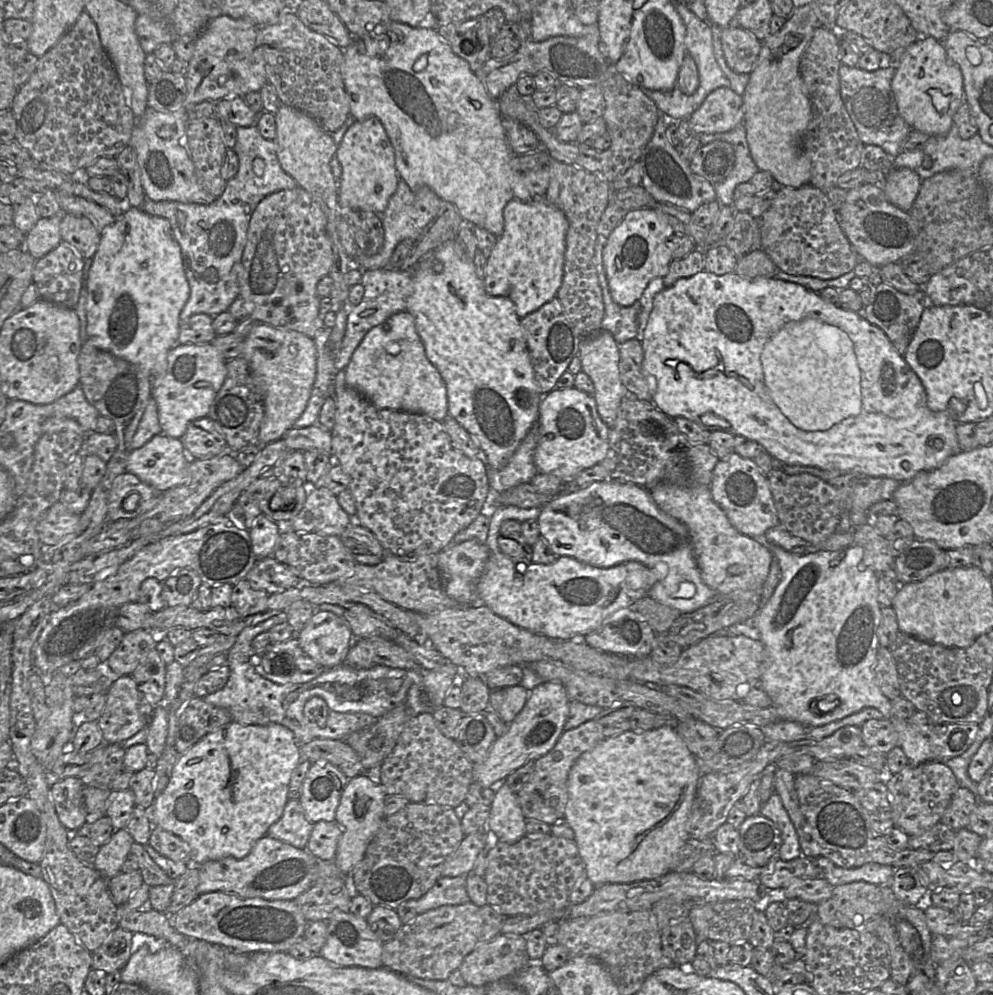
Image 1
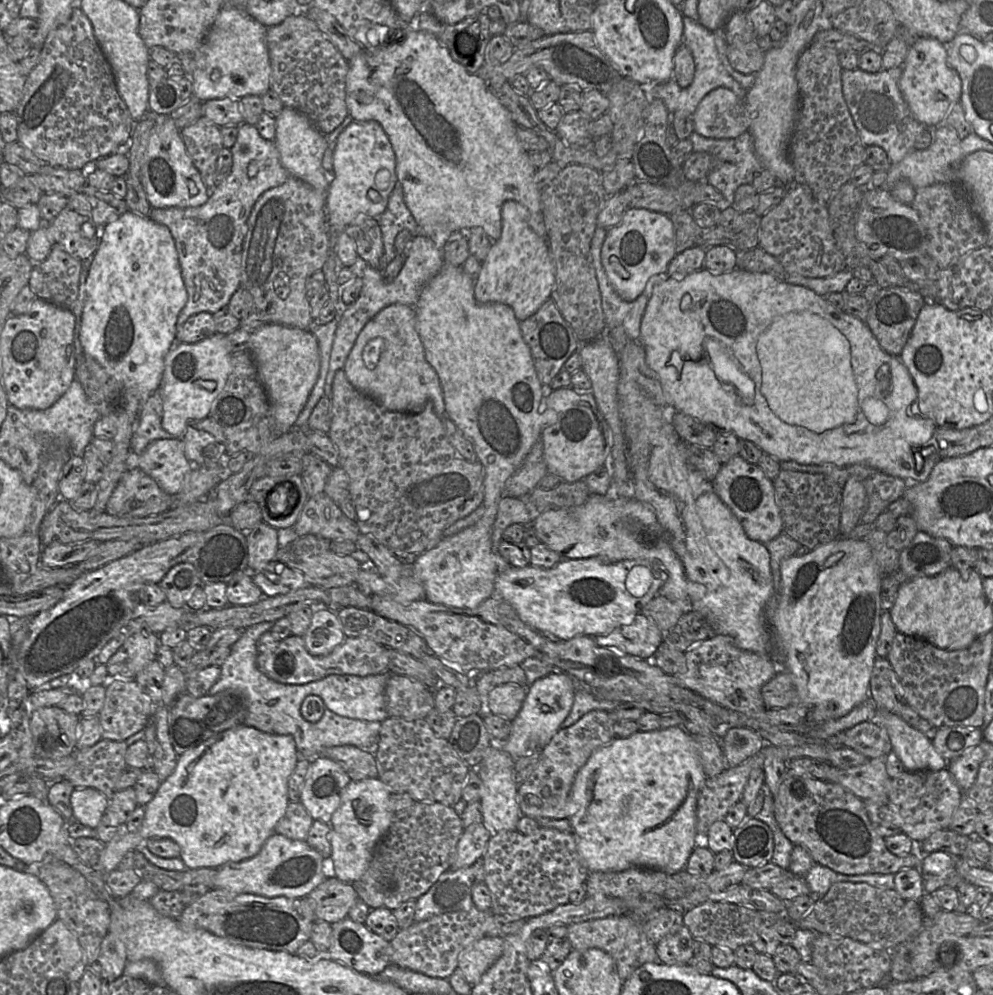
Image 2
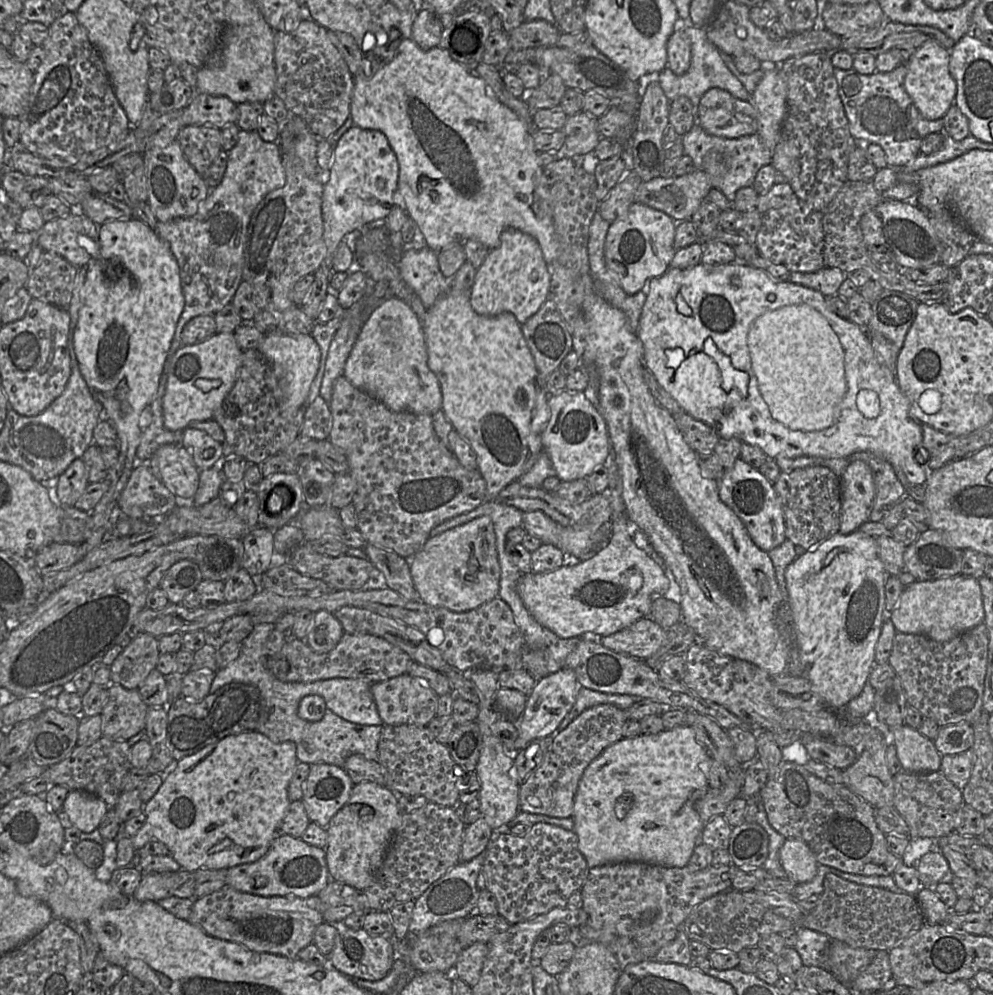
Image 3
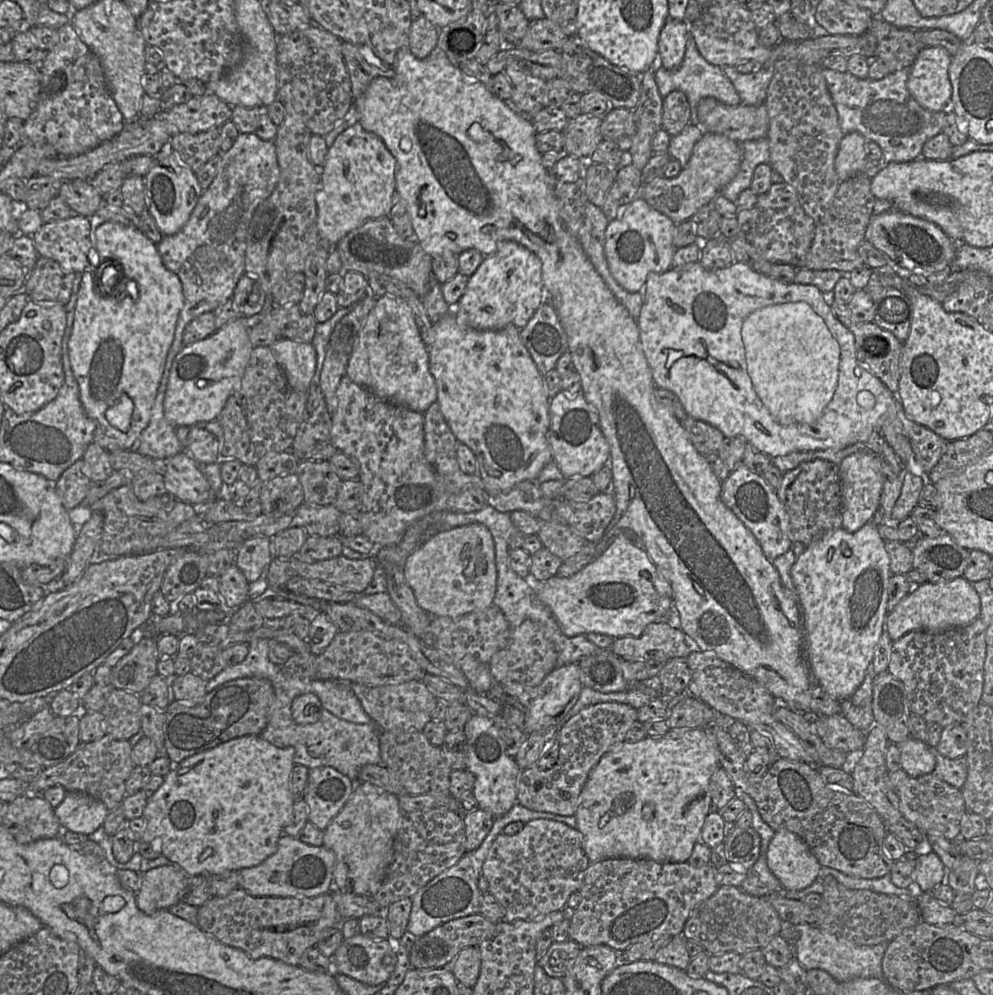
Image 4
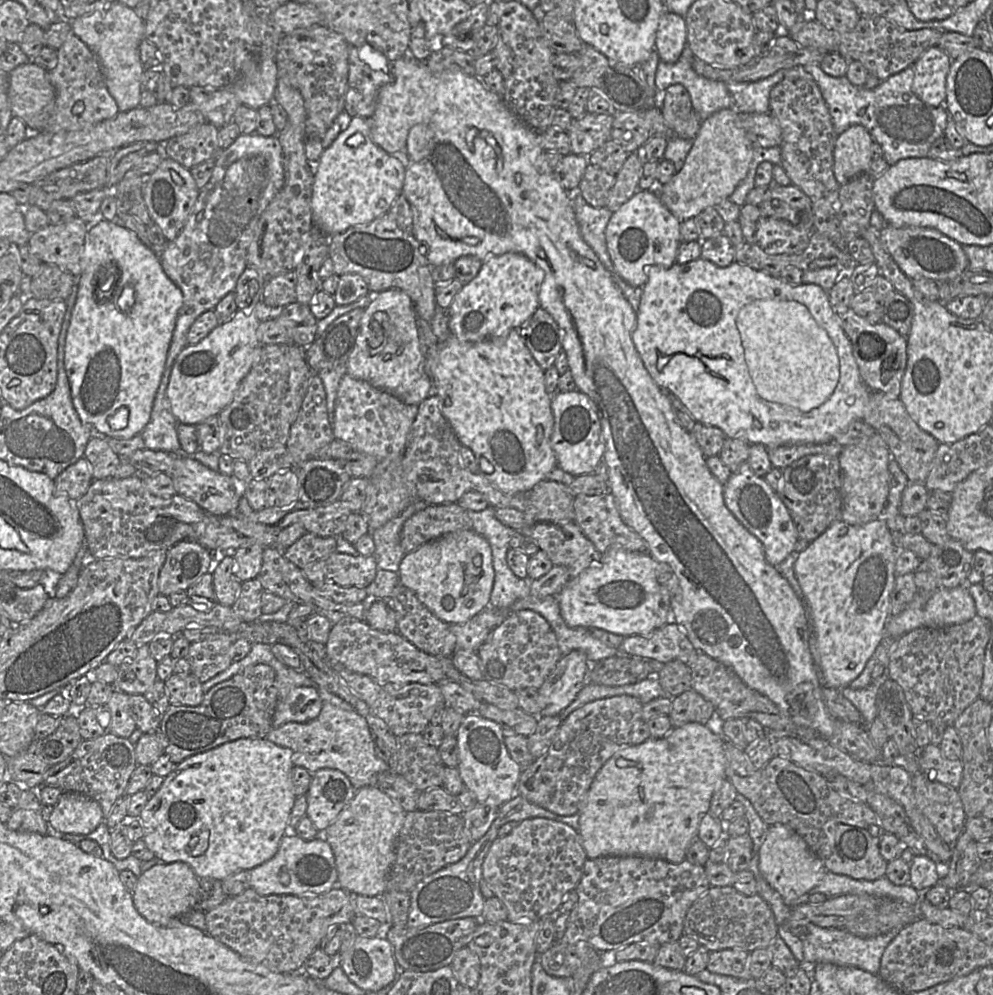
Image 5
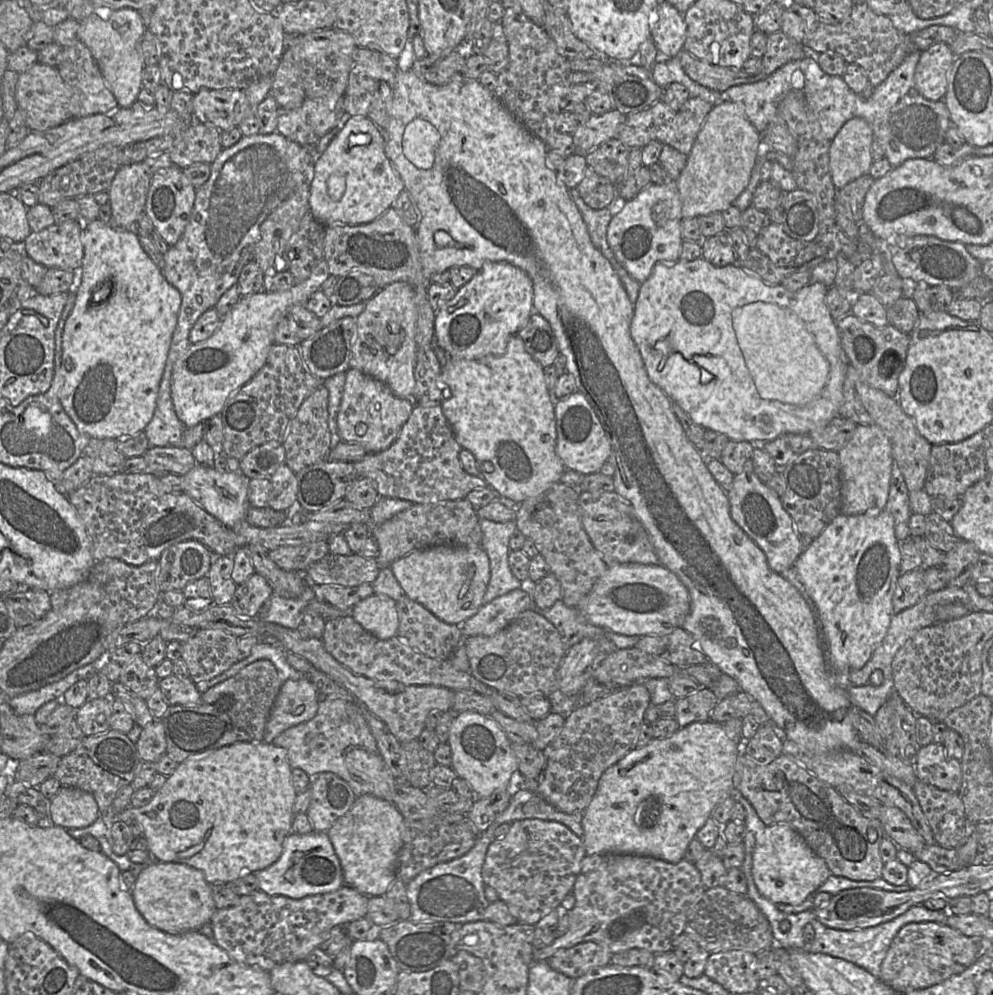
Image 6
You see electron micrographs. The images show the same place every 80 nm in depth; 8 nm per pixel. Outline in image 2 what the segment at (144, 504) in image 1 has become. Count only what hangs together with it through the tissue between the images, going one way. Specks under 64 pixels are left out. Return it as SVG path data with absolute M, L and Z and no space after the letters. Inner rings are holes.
M128 469L112 492L105 512L112 516L147 517L169 510L173 497L141 469Z

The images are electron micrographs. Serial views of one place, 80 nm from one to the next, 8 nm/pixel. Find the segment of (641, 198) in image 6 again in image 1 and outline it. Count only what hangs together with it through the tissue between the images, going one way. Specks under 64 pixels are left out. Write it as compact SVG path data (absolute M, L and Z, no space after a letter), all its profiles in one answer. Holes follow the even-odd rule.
M653 208L628 210L621 223L607 237L602 252L603 264L612 299L630 307L642 297L649 282L668 274L673 260L671 238L675 234L667 220Z

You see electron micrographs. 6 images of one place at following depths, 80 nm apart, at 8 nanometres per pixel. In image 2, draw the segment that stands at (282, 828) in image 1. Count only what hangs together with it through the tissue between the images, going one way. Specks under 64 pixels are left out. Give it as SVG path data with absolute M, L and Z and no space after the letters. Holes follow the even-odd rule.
M289 801L284 816L275 826L274 833L292 840L306 841L313 821L300 801Z

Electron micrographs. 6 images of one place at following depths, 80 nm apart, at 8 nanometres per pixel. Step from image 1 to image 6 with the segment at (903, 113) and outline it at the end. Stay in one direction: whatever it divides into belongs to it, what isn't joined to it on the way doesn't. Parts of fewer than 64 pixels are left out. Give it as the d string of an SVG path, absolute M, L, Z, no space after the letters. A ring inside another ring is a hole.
M942 42L921 52L915 69L914 80L919 93L930 101L943 100L948 85L948 72L956 56Z

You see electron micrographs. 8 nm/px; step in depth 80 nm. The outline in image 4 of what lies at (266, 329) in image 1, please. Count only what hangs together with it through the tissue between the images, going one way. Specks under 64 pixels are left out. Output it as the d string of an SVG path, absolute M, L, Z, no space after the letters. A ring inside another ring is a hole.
M279 337L269 347L289 386L298 392L308 392L317 364L316 351L312 343Z

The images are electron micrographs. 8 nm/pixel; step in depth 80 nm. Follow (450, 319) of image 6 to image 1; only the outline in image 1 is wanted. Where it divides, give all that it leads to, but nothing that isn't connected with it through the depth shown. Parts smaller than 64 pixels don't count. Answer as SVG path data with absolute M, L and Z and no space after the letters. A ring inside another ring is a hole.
M533 195L527 202L510 200L503 209L503 218L503 232L486 263L484 287L490 296L509 298L522 319L557 295L563 280L569 224L565 214L541 195Z

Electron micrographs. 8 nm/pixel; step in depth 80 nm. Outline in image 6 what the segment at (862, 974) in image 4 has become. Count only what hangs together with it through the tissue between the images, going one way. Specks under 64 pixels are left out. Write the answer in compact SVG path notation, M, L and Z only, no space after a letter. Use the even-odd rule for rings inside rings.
M917 904L911 906L899 916L876 926L855 930L837 930L823 925L814 914L813 920L810 923L815 932L814 939L810 943L805 942L805 951L810 953L823 953L852 962L868 971L874 977L879 978L881 964L887 954L889 946L904 925L912 922L937 922L947 924L949 915L948 910L928 910L923 904Z

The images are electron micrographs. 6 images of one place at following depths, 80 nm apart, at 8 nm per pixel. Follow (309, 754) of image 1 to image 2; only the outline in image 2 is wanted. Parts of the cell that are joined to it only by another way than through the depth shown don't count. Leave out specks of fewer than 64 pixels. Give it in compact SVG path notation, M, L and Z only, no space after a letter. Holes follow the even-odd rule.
M350 745L328 747L320 756L340 765L353 781L378 778L375 756L357 747Z

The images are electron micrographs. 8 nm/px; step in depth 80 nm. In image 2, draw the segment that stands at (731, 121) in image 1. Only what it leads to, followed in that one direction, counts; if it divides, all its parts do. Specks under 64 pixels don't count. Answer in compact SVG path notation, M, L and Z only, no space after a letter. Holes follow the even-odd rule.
M717 87L706 94L692 120L695 132L714 139L736 138L750 127L746 101L726 87Z

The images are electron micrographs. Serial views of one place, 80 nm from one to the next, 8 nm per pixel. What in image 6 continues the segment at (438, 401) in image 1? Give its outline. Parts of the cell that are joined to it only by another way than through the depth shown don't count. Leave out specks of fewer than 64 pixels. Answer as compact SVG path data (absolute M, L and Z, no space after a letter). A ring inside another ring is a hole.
M393 282L379 290L367 301L366 308L357 317L357 332L349 367L383 382L395 395L412 399L415 388L417 319L415 291L410 284Z

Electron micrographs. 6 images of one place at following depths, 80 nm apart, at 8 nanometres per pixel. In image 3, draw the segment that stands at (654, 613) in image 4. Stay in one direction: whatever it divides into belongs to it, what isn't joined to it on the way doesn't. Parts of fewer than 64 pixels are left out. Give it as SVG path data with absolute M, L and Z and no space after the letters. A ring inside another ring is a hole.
M612 456L609 469L611 538L608 545L594 557L576 561L567 558L561 567L547 572L522 574L517 592L531 616L560 638L603 637L620 631L650 614L652 593L664 597L669 589L665 566L660 566L640 549L635 542L637 525L626 514L622 498L622 479Z

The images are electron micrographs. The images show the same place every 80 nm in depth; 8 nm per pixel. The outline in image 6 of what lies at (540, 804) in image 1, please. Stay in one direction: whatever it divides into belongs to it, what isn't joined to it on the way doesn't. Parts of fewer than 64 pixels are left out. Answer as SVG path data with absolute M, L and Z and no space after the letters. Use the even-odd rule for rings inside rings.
M641 681L619 687L590 704L579 705L567 715L558 736L542 751L545 765L541 772L532 779L525 779L523 787L540 795L559 811L568 814L583 812L592 800L603 772L637 747L637 737L642 723L645 722L644 713L649 705L650 693Z

